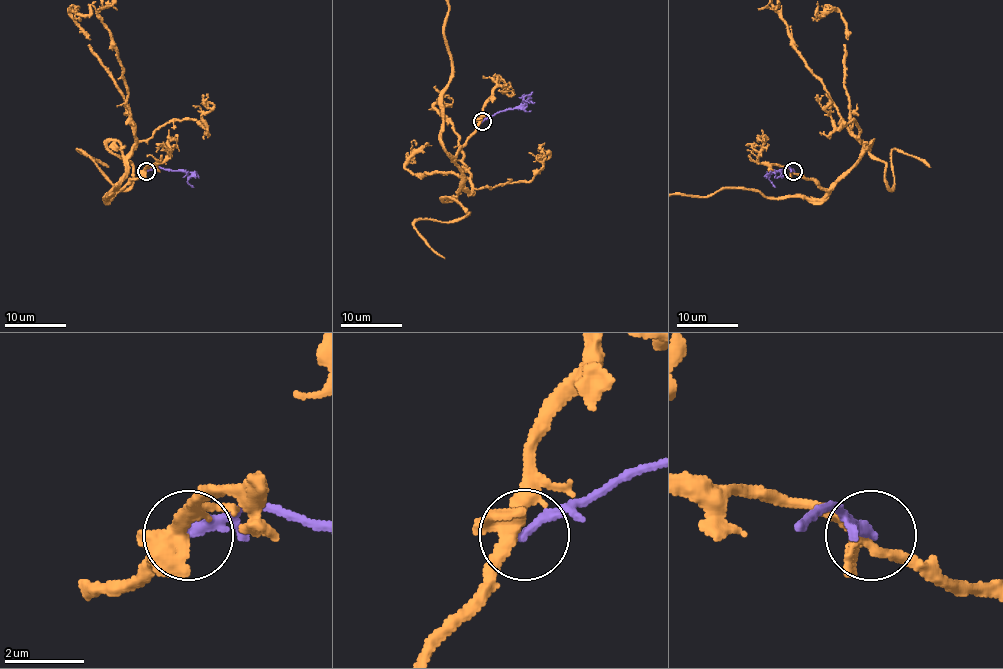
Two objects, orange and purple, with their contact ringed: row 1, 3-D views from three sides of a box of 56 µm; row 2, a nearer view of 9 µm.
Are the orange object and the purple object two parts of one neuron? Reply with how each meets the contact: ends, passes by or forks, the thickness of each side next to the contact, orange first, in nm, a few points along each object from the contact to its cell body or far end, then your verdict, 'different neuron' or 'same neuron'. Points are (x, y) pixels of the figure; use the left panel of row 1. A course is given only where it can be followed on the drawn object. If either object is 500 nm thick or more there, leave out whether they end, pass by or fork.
orange forks there; purple ends there; 340 nm thick on the orange side, 260 nm on the other; purple runs (146, 171), (152, 167), (183, 170), (188, 182), (194, 186); different neuron

